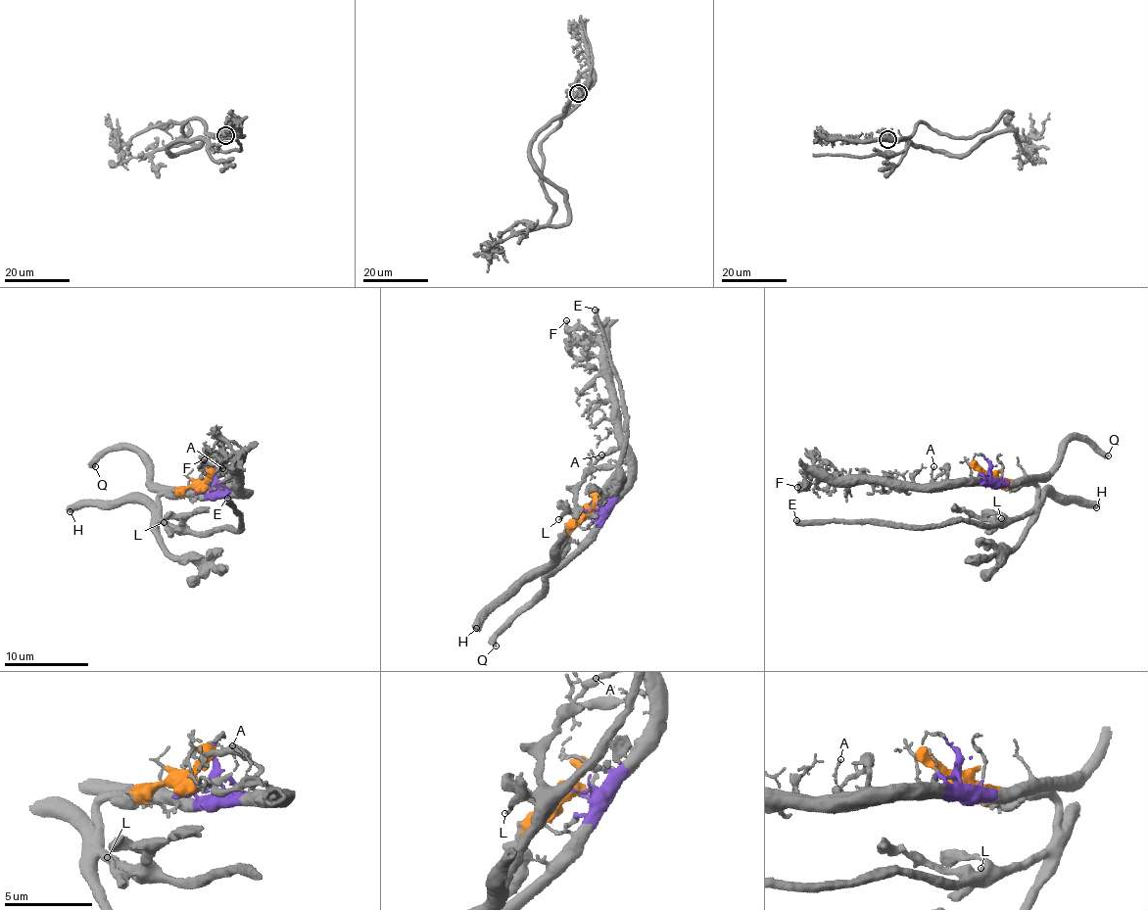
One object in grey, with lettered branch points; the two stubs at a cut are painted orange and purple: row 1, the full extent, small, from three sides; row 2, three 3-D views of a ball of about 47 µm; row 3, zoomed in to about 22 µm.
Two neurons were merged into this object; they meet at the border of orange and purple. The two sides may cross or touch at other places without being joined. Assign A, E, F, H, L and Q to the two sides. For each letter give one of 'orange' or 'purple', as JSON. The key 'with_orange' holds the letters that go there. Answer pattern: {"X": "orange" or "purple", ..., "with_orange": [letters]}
{"A": "purple", "E": "orange", "F": "purple", "H": "orange", "L": "orange", "Q": "purple", "with_orange": ["E", "H", "L"]}

